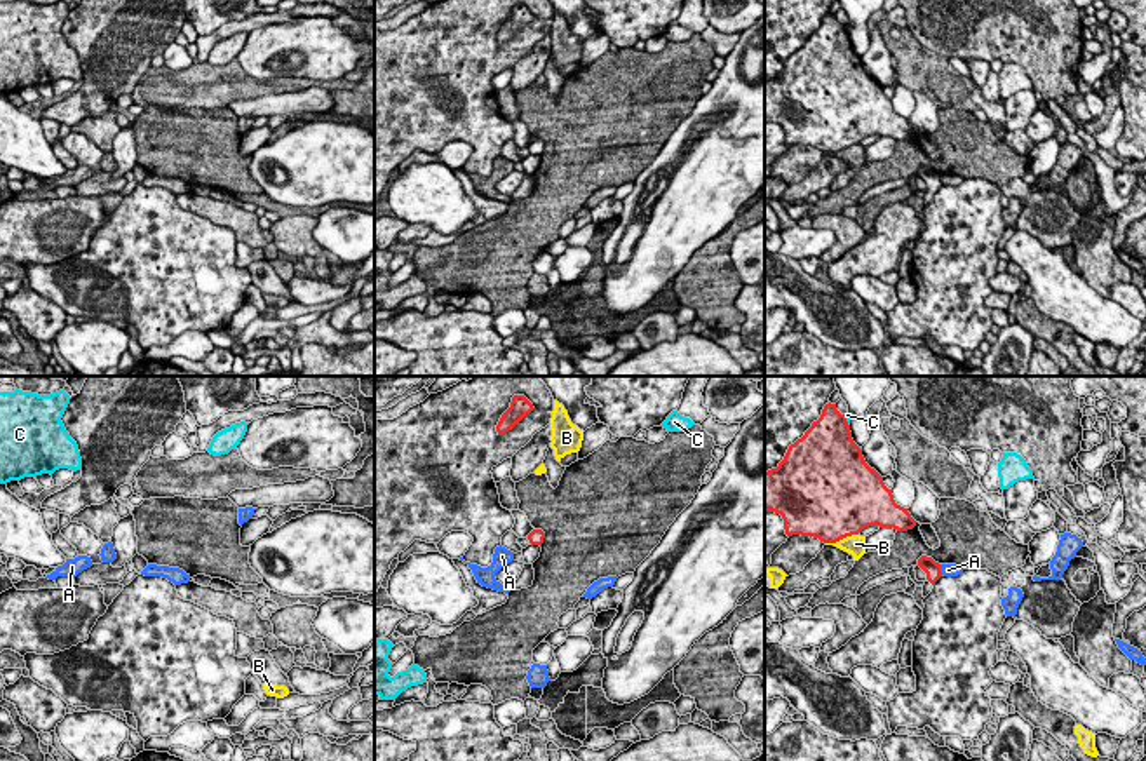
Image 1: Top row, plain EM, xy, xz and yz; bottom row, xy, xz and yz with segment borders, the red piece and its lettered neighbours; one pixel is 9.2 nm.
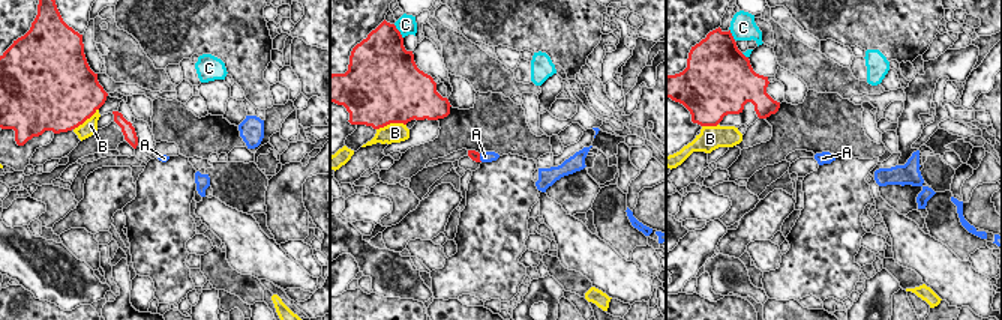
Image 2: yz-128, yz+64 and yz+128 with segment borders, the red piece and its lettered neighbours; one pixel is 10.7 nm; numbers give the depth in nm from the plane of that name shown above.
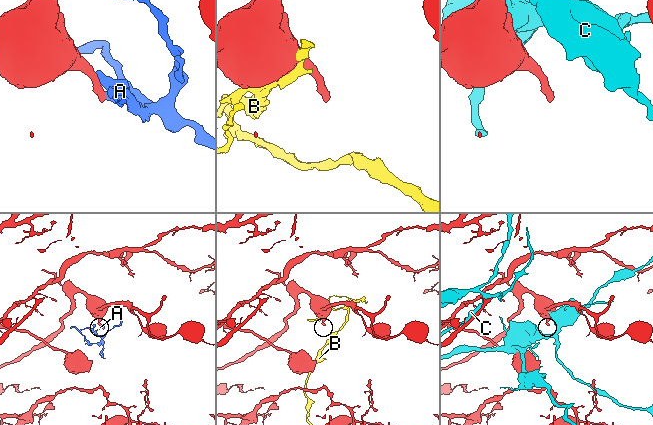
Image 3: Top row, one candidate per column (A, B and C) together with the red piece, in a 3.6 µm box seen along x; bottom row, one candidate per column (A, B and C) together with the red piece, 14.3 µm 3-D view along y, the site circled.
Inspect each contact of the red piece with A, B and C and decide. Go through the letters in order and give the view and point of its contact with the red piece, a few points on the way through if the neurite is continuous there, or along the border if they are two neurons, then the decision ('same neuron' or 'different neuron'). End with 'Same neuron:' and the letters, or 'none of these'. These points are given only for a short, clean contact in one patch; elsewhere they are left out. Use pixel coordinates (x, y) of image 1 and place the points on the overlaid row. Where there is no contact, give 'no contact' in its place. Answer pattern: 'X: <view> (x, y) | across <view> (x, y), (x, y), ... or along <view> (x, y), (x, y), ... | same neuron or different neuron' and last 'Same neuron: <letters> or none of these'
A: yz (939, 570) | along yz (939, 565), (943, 573) | different neuron
B: yz (842, 538) | different neuron
C: yz (845, 420) | different neuron
Same neuron: none of these

